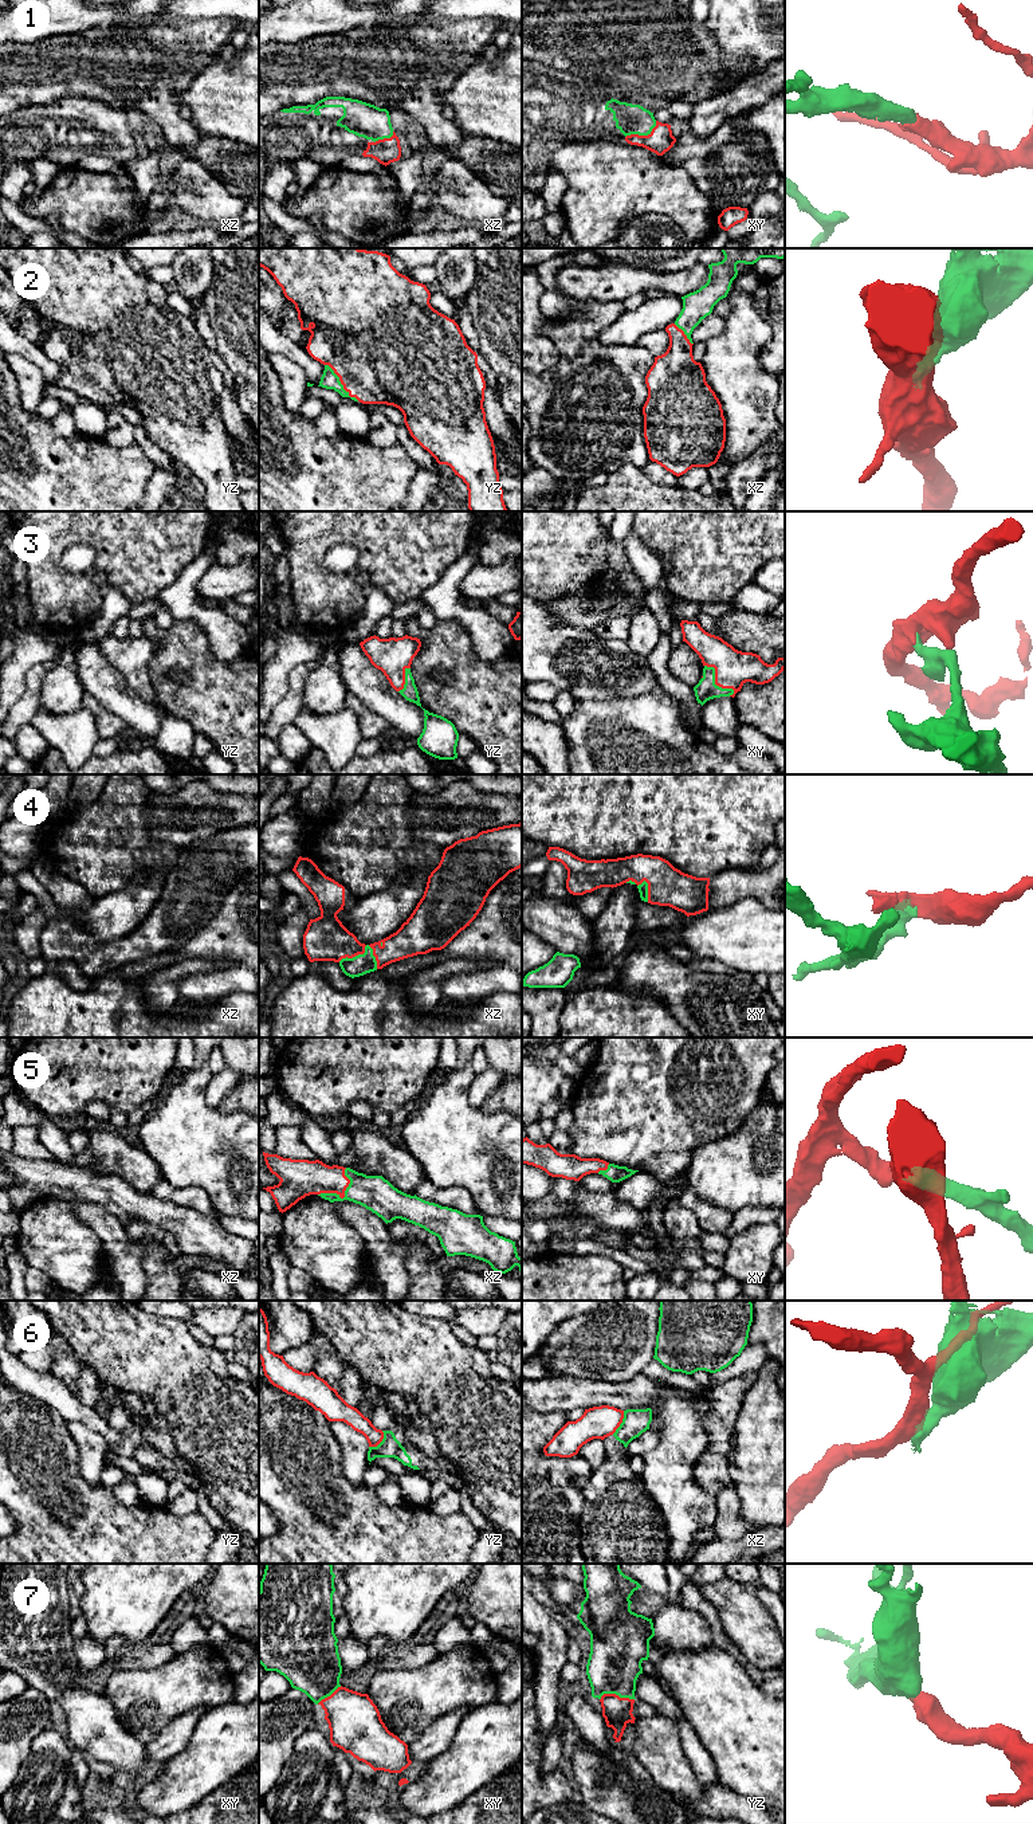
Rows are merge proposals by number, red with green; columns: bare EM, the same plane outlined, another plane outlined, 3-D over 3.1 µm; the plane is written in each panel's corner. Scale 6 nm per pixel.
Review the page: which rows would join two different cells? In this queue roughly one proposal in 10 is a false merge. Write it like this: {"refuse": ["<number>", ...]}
{"refuse": ["6"]}

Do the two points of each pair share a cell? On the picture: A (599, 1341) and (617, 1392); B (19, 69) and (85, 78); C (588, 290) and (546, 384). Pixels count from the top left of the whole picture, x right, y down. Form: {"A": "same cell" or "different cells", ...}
{"A": "different cells", "B": "same cell", "C": "different cells"}

